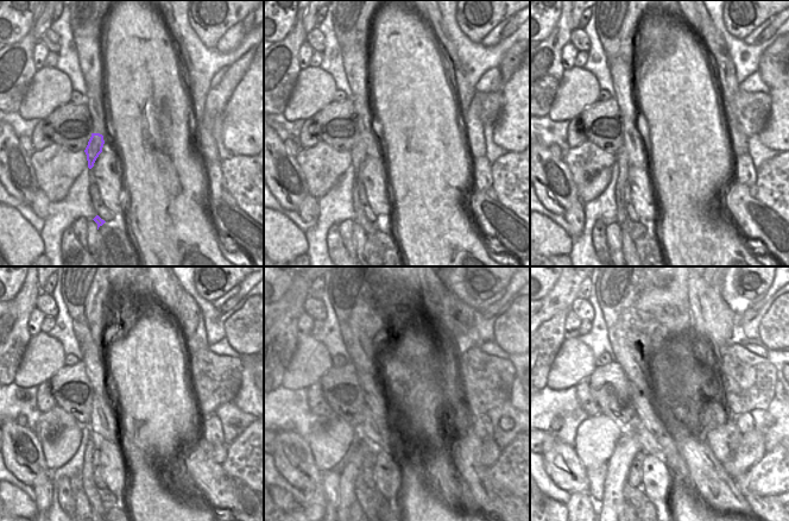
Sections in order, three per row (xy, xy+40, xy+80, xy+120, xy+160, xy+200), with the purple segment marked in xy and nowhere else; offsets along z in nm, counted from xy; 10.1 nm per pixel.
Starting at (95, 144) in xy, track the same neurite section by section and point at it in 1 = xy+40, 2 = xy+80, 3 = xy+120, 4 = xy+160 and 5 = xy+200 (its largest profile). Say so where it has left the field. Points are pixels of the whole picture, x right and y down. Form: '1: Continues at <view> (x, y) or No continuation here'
1: Continues at xy+40 (358, 154)
2: Continues at xy+80 (622, 157)
3: Continues at xy+120 (93, 491)
4: Continues at xy+160 (360, 491)
5: Continues at xy+200 (632, 497).

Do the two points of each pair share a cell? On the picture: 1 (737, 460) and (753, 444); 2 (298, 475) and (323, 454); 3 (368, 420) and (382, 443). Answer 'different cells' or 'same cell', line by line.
1: same cell
2: different cells
3: same cell

